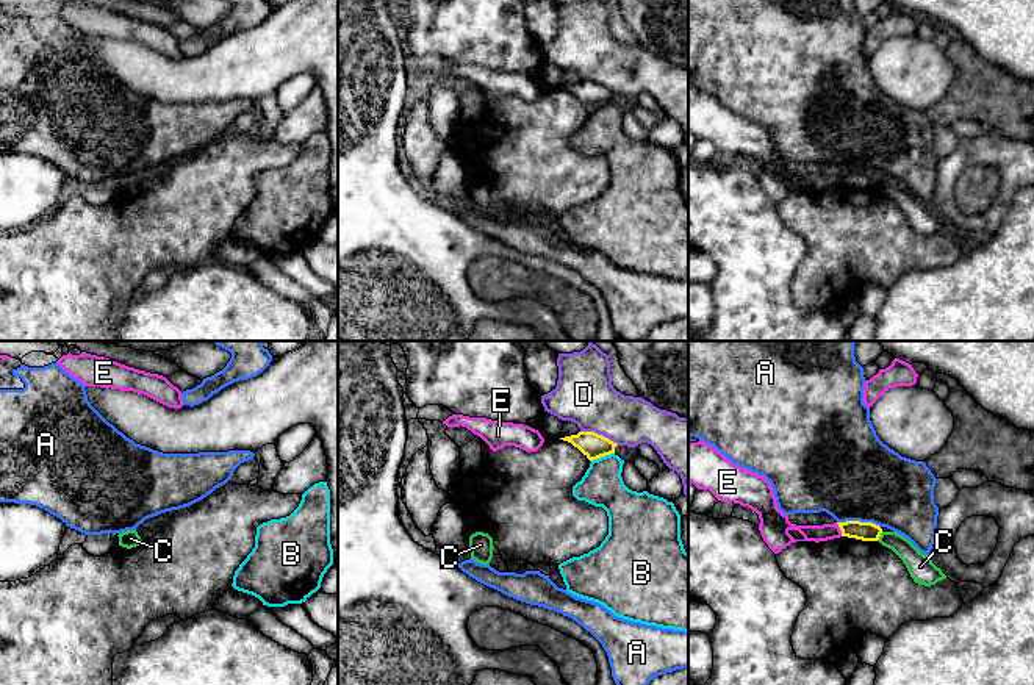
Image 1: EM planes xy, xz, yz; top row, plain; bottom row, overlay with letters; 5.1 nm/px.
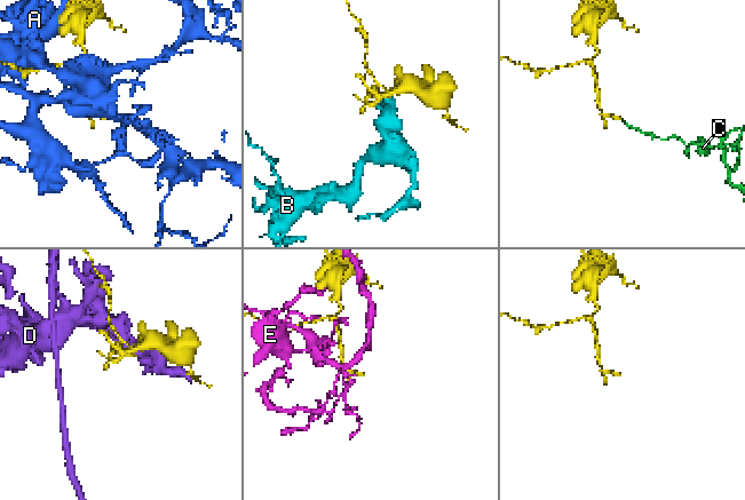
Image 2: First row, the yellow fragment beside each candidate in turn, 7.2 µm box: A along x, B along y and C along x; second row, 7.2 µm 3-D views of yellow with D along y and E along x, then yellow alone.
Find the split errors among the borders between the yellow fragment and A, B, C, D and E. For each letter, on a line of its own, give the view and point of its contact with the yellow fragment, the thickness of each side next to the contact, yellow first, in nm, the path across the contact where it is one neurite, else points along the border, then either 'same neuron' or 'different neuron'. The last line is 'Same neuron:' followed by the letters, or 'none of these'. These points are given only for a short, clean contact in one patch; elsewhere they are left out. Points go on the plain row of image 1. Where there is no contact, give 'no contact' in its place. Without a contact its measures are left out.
A: contact yz (859, 171); calibres 100 and 460 nm; different neuron
B: contact xz (603, 105); calibres 130 and 220 nm; border xz (613, 102), (592, 111); different neuron
C: contact yz (879, 185); calibres 100 and 120 nm; border yz (883, 182), (876, 190); different neuron
D: contact xz (599, 85); calibres 130 and 300 nm; different neuron
E: contact yz (840, 179); calibres 100 and 90 nm; different neuron
Same neuron: none of these

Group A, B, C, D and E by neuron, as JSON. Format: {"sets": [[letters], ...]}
{"sets": [["A"], ["B"], ["C"], ["D"], ["E"]]}

